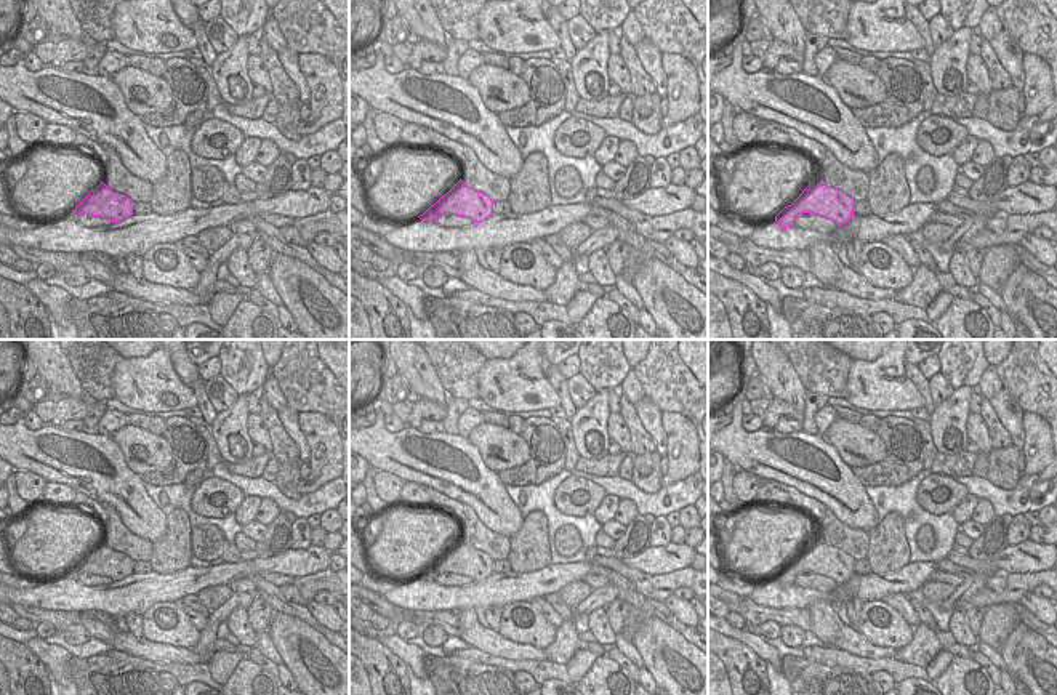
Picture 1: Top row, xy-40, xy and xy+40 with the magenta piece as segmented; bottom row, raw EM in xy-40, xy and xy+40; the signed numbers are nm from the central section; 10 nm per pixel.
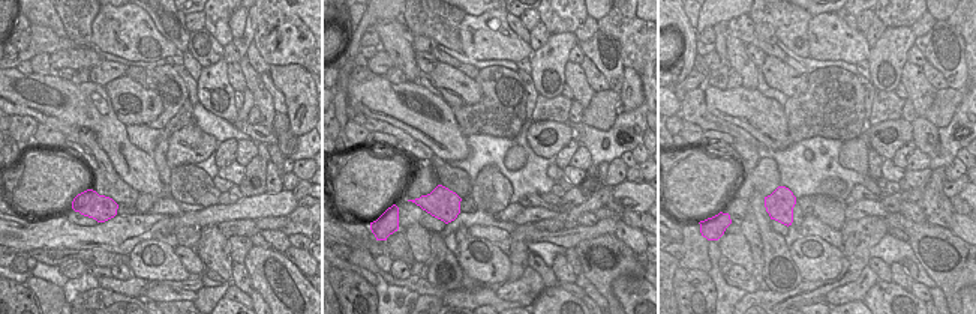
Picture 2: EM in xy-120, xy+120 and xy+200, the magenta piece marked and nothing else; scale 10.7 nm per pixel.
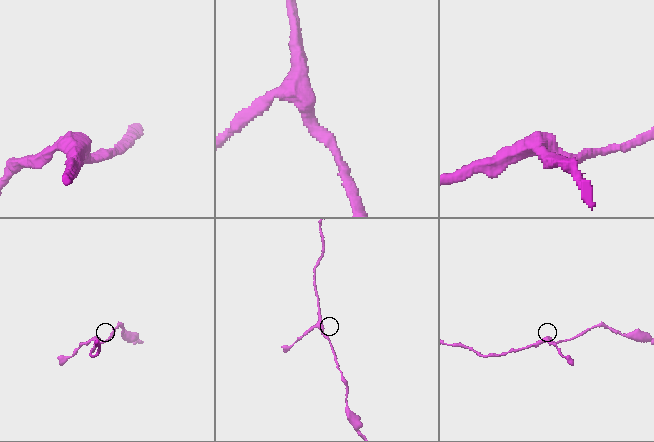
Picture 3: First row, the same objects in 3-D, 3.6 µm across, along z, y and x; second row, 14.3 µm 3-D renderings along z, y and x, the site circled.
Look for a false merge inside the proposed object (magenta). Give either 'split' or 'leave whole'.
leave whole

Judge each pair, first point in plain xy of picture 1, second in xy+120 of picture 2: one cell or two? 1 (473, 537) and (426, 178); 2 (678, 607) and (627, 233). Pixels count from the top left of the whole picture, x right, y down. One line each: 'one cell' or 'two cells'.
1: two cells
2: one cell

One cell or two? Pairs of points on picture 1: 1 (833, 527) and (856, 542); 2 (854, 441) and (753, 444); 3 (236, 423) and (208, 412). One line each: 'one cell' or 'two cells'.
1: one cell
2: two cells
3: two cells

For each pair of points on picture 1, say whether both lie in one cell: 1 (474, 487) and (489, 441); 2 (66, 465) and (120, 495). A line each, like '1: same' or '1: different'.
1: different
2: same

